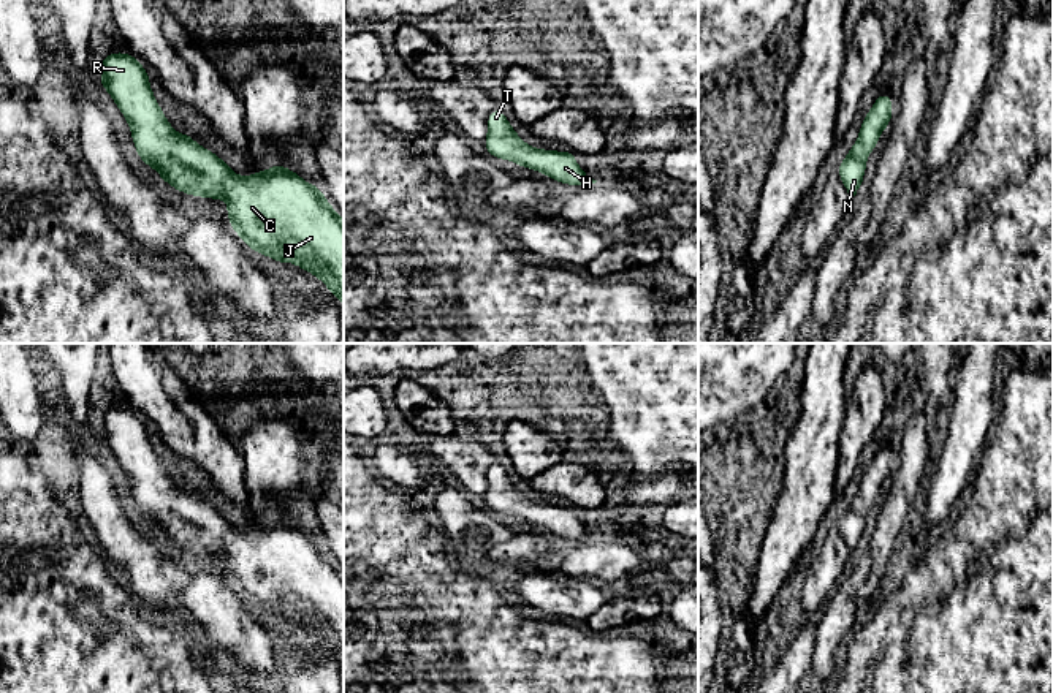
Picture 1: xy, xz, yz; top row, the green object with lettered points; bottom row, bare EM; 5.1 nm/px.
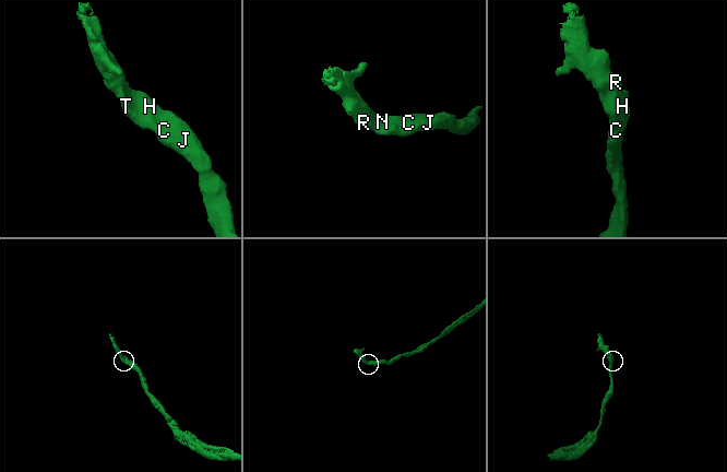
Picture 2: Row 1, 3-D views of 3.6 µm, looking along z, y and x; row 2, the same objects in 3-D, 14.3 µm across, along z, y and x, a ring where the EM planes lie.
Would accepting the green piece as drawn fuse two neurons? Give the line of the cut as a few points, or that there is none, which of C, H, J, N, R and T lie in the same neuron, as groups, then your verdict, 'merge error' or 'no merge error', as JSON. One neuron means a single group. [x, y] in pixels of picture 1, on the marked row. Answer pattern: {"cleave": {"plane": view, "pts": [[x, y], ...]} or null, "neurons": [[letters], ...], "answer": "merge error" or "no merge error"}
{"cleave": null, "neurons": [["C", "H", "J", "N", "R", "T"]], "answer": "no merge error"}

